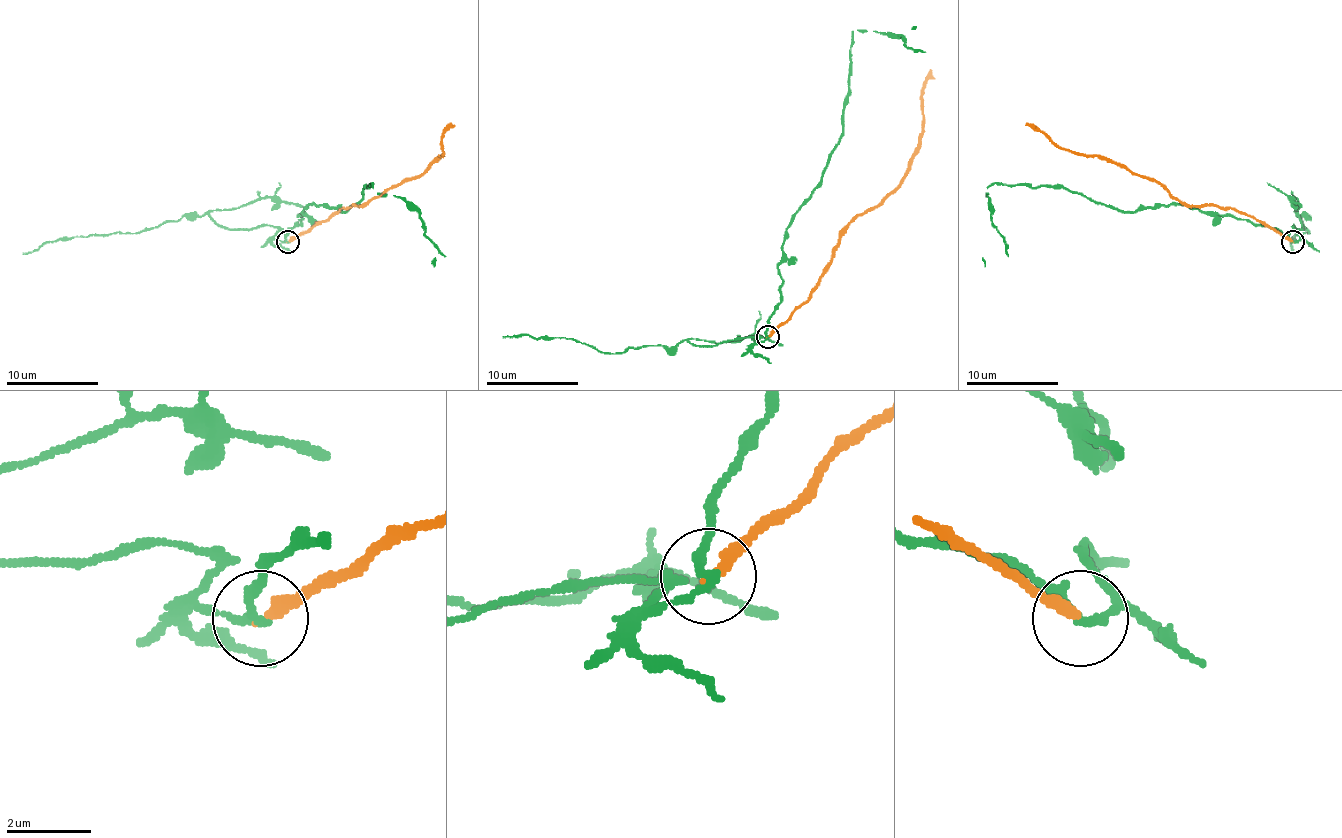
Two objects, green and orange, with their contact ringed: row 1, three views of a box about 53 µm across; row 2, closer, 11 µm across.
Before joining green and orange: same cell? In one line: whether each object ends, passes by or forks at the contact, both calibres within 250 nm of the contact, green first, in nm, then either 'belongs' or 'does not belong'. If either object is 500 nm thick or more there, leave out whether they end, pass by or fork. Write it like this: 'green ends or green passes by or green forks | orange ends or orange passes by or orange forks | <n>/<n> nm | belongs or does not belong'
green passes by | orange ends | 190/280 nm | does not belong

